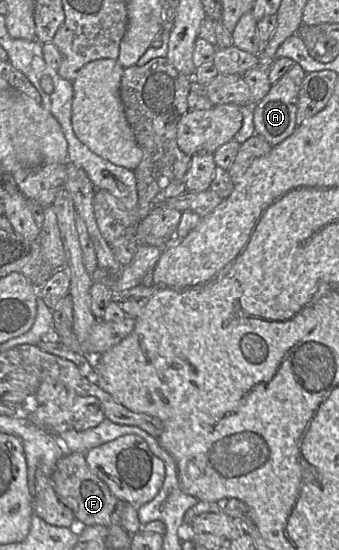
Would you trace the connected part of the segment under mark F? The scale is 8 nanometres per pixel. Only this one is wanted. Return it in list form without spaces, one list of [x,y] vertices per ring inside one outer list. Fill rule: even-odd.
[[[69,452],[62,456],[56,463],[51,482],[61,503],[73,512],[75,522],[85,526],[105,527],[120,524],[121,512],[126,502],[116,497],[107,484],[90,470],[84,454]]]

